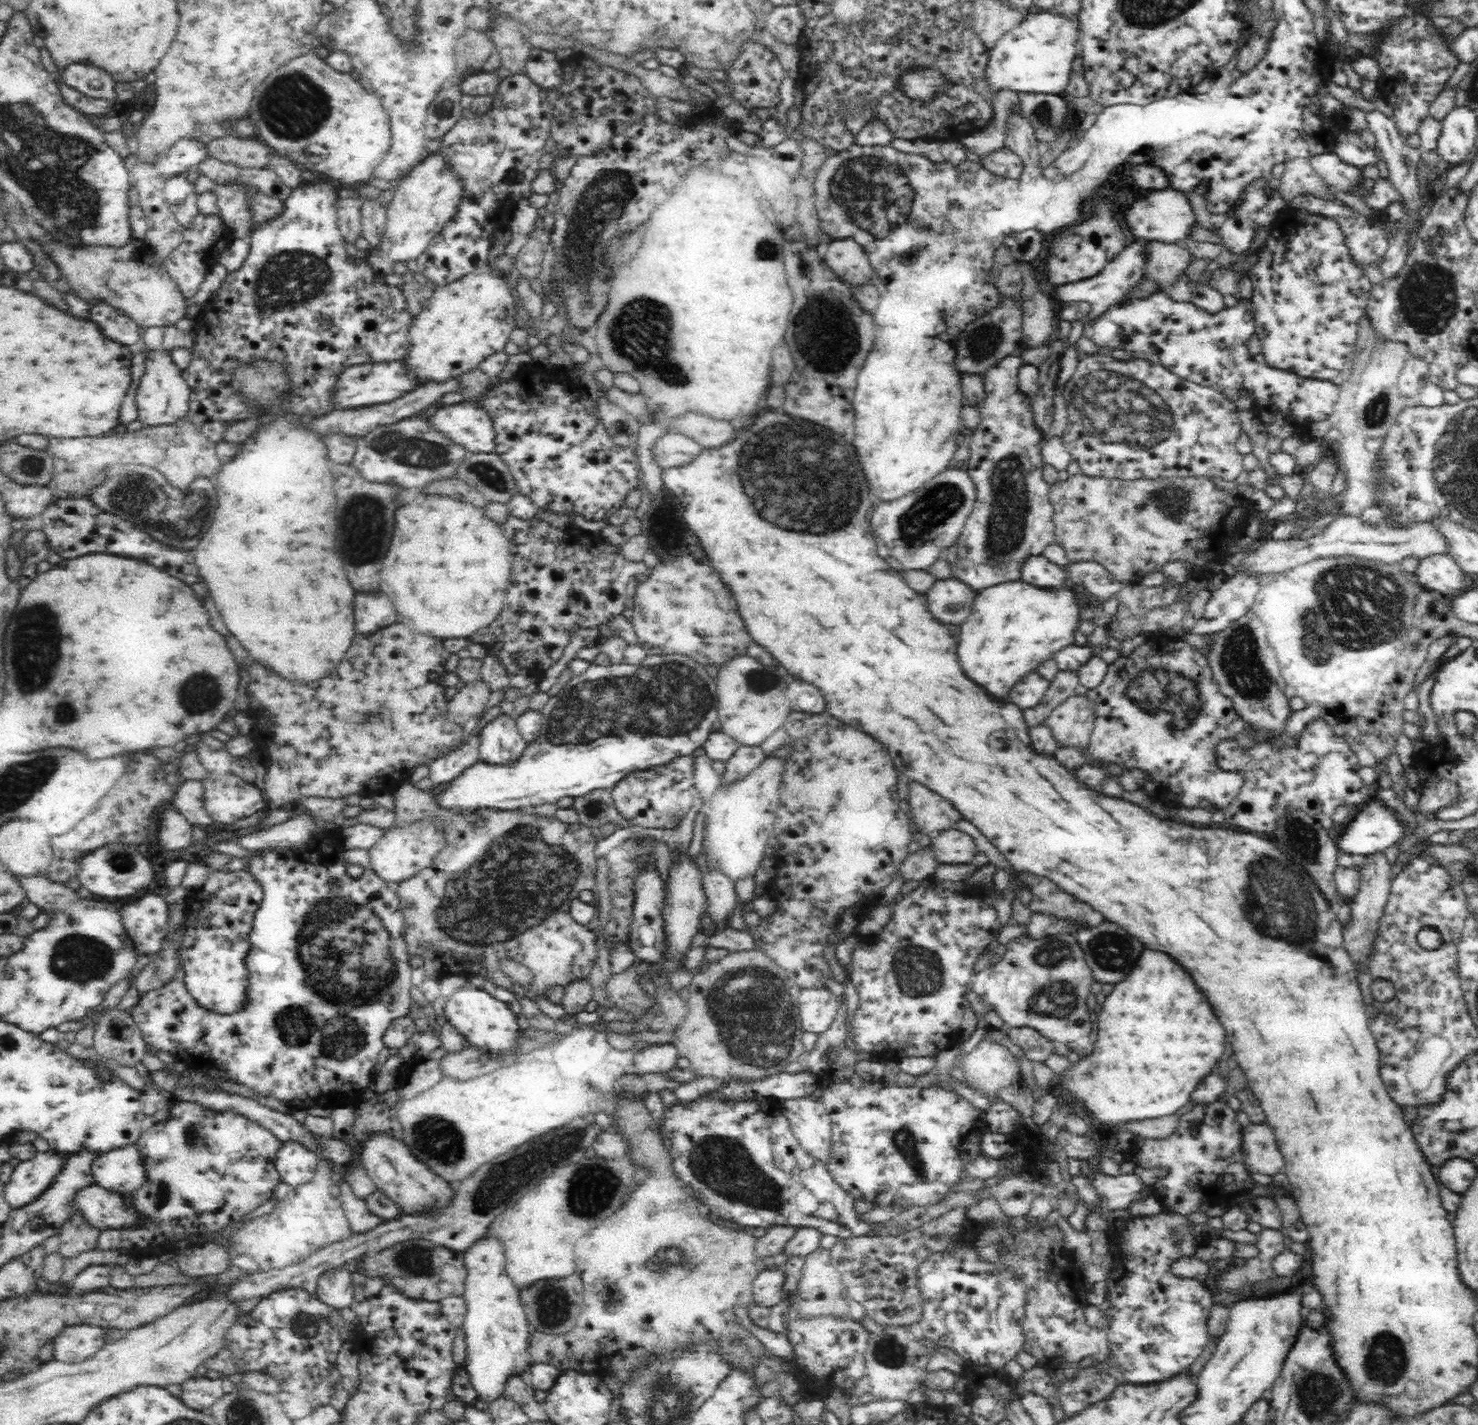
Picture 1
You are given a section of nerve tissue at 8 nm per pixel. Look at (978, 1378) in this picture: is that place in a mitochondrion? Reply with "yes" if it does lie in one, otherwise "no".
no

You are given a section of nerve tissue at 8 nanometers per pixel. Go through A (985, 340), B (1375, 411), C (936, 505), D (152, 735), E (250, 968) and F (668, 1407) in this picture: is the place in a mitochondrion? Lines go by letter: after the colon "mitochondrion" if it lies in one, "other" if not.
A: mitochondrion
B: mitochondrion
C: mitochondrion
D: other
E: other
F: mitochondrion

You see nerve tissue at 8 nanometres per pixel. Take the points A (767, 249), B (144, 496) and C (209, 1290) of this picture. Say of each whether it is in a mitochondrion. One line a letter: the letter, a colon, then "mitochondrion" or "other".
A: mitochondrion
B: mitochondrion
C: other

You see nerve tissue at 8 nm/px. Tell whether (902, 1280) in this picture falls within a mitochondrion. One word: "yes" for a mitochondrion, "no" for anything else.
no

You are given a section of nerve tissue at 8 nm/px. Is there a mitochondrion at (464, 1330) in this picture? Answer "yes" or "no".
no

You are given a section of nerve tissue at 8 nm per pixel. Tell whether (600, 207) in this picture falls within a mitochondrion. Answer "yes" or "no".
yes

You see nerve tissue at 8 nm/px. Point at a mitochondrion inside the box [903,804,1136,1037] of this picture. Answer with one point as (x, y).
(1057, 997)

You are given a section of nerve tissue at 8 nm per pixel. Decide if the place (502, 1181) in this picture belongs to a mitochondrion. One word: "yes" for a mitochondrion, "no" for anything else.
yes

